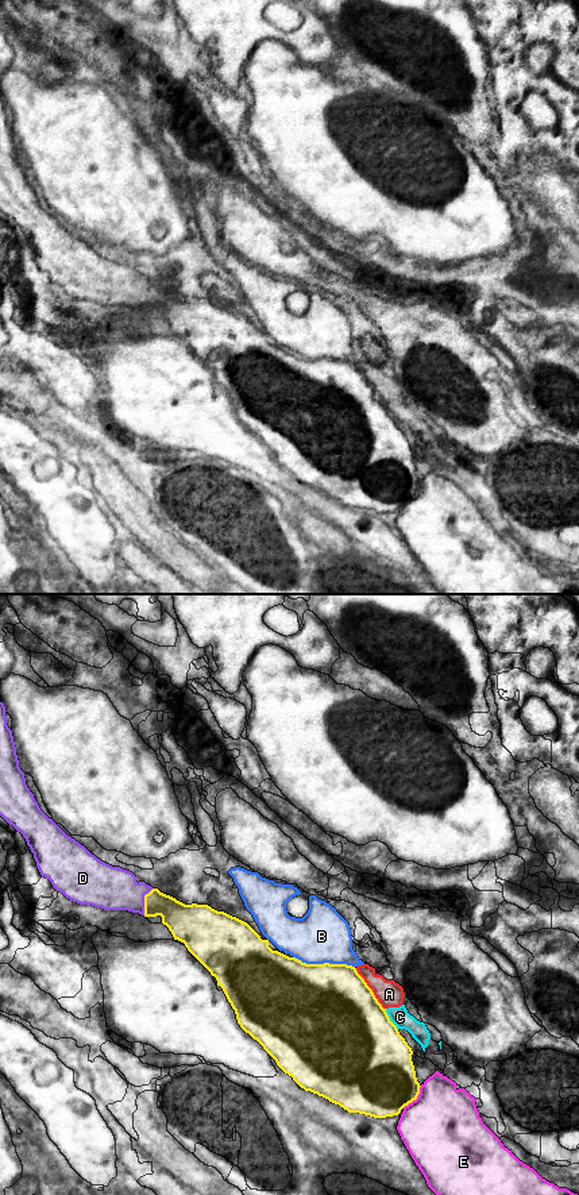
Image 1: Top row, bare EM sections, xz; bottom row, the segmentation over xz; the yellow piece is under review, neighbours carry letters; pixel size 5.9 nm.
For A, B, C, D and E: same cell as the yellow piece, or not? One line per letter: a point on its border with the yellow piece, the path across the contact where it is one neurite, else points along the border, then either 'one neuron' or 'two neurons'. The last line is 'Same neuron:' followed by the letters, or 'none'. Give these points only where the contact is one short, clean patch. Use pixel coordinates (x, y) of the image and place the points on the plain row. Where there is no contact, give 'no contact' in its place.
A: meets yellow in xz at (370, 384); border along xz (355, 363), (385, 404); two neurons
B: meets yellow in xz at (324, 358); two neurons
C: meets yellow in xz at (389, 415); border along xz (385, 404), (389, 415), (397, 424); two neurons
D: meets yellow in xz at (145, 296); runs through xz (181, 315), (166, 301), (145, 296), (108, 282); one neuron
E: meets yellow in xz at (415, 494); two neurons
Same neuron: D

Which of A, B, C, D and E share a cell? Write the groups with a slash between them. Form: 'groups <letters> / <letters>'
groups A B C / D / E

